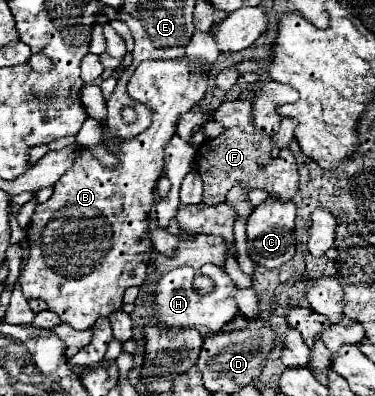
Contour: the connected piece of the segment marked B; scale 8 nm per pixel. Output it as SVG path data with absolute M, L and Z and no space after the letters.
M187 57L171 61L143 61L131 77L131 99L147 105L153 113L149 129L135 135L133 139L115 141L115 135L109 133L103 125L103 143L105 147L119 157L119 163L109 171L99 159L91 153L89 147L83 149L83 157L55 183L55 193L49 201L37 205L31 223L27 227L29 259L21 269L21 291L25 297L43 299L49 305L49 311L57 313L63 323L69 323L73 329L89 329L99 317L109 317L121 309L121 297L127 287L143 285L147 279L147 261L151 261L153 245L147 241L147 217L153 207L153 191L157 179L163 171L165 147L177 131L177 121L183 113L199 105L207 91L211 69L205 69L201 63L189 65Z

